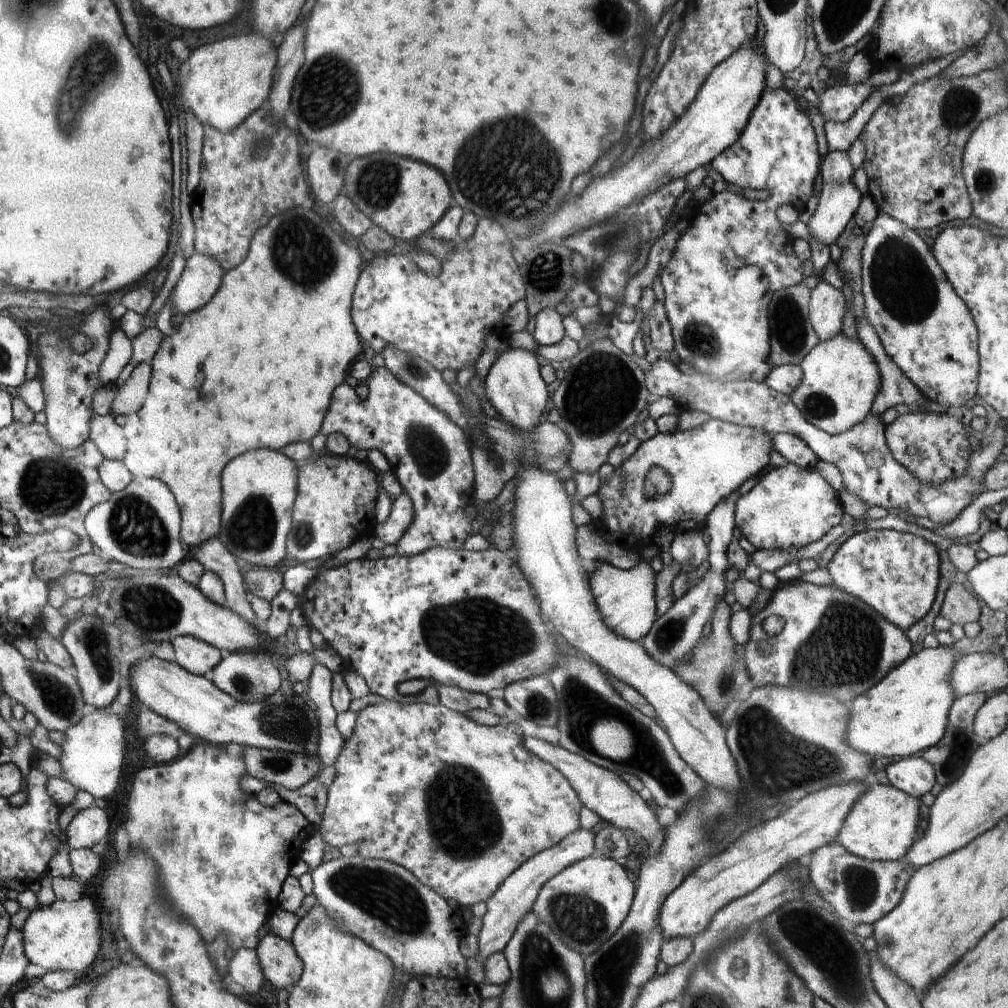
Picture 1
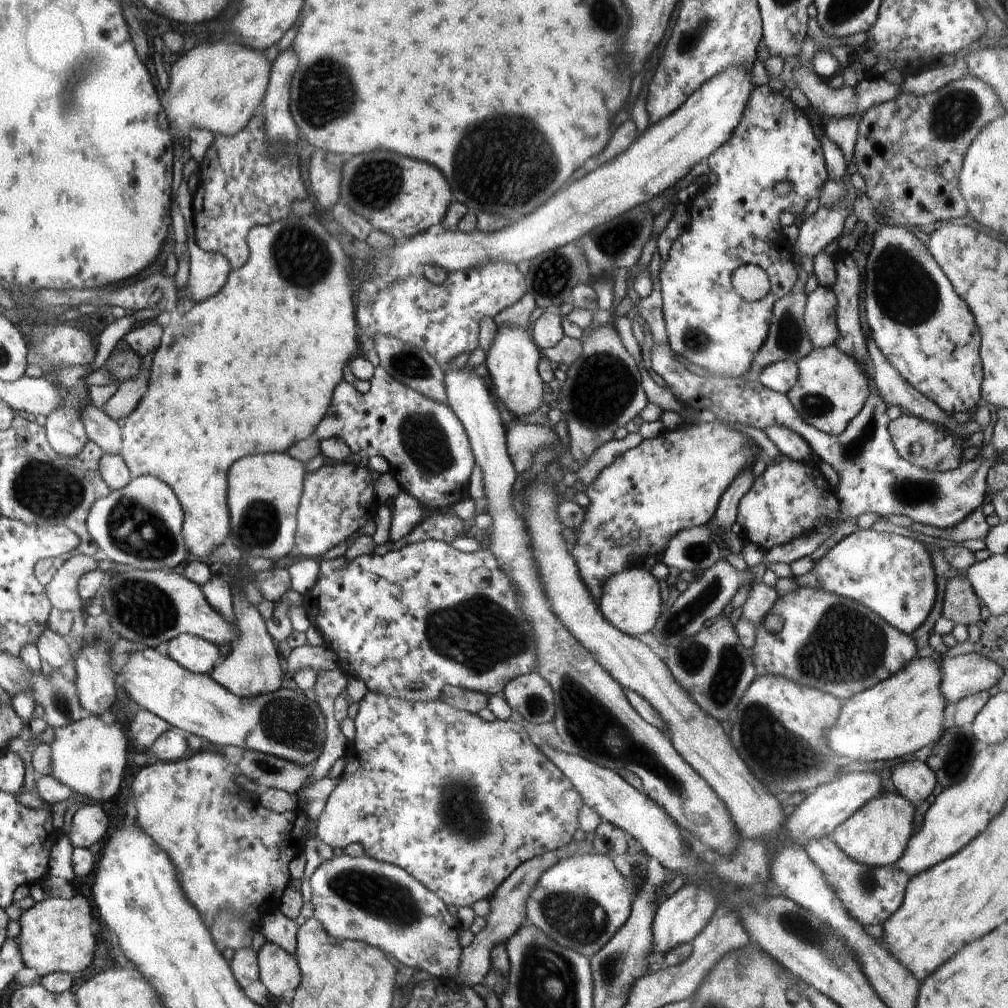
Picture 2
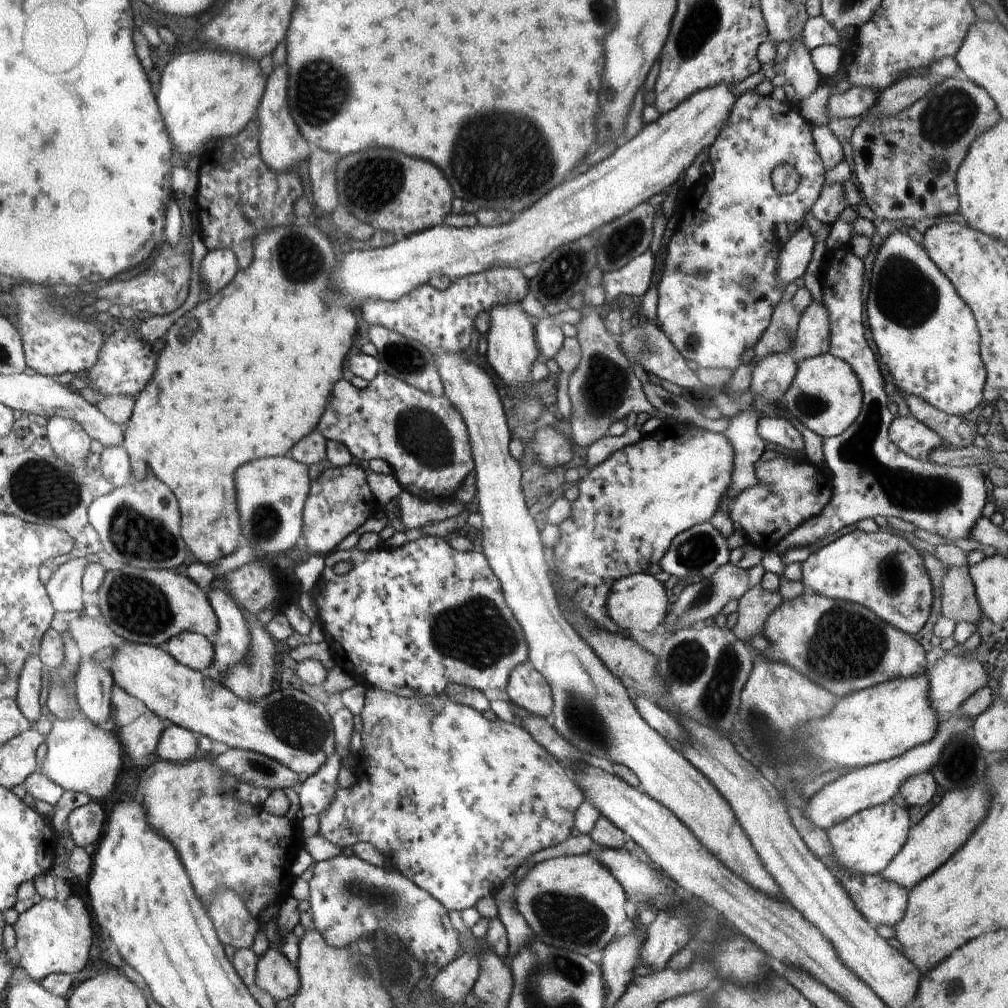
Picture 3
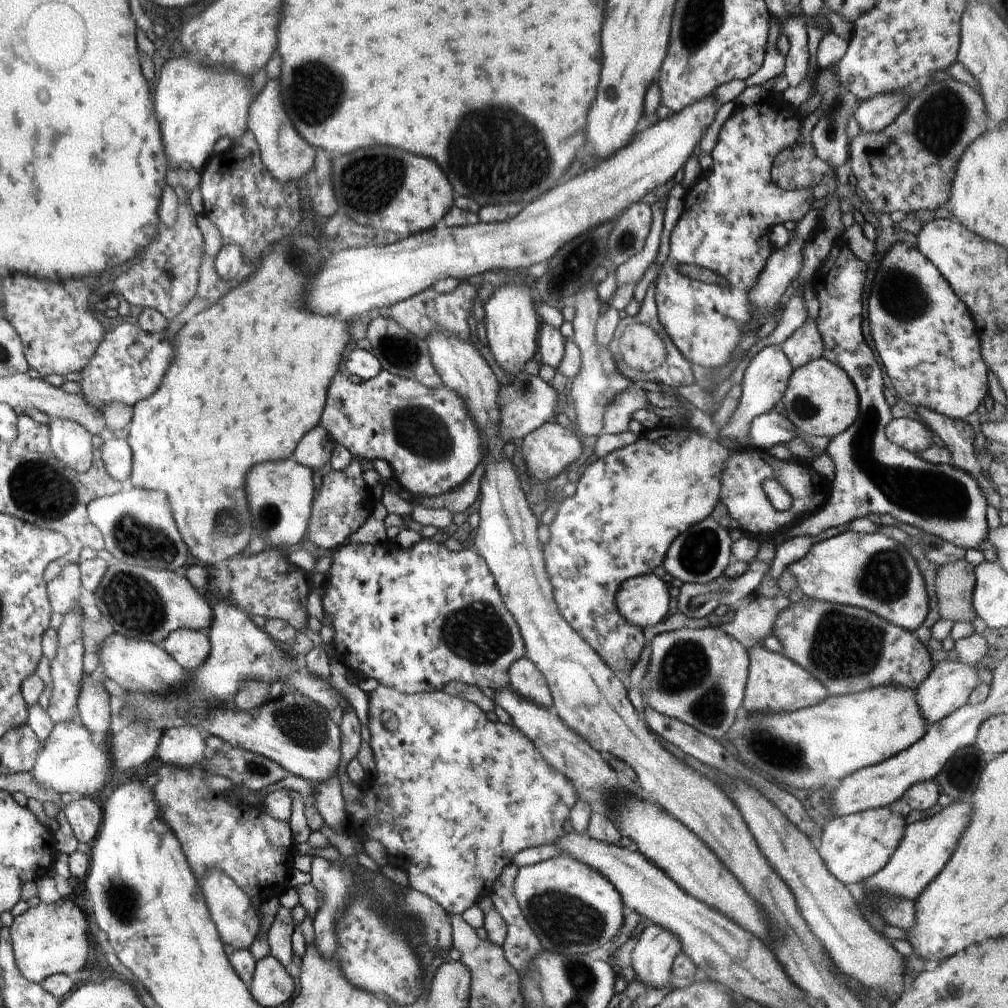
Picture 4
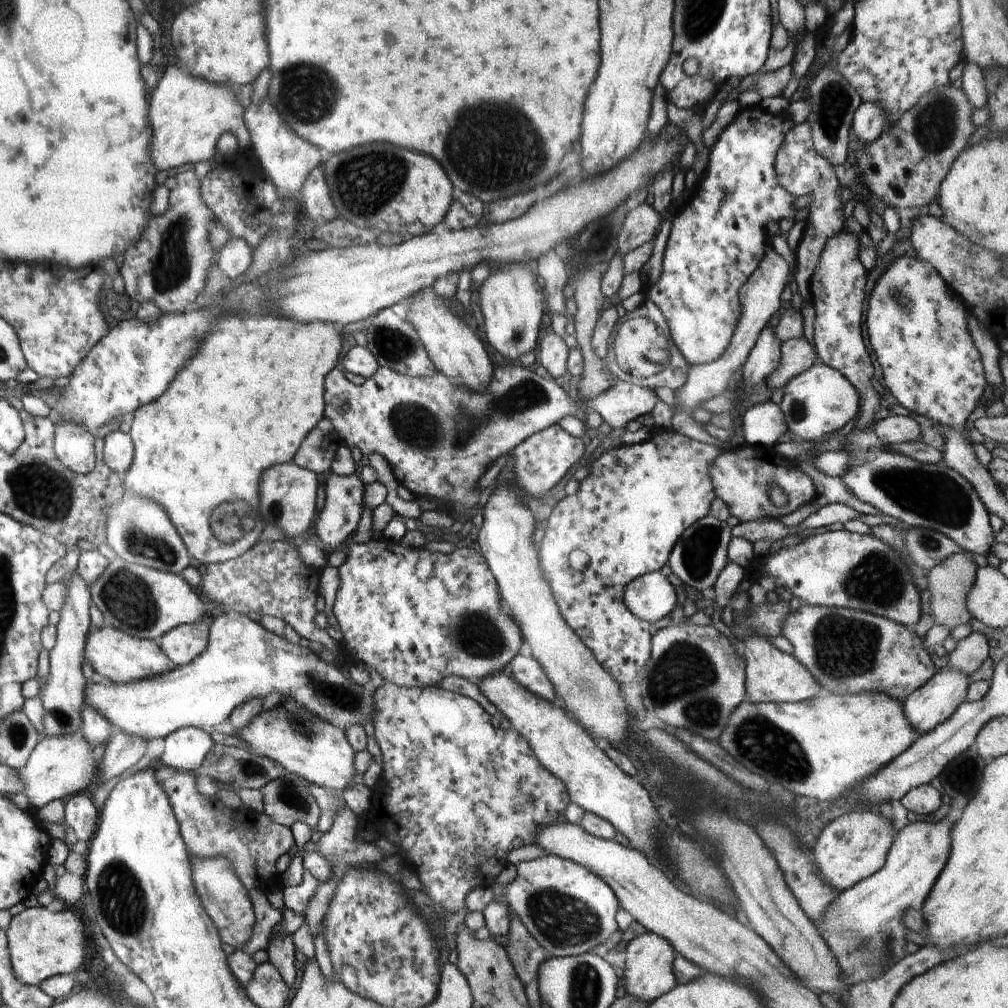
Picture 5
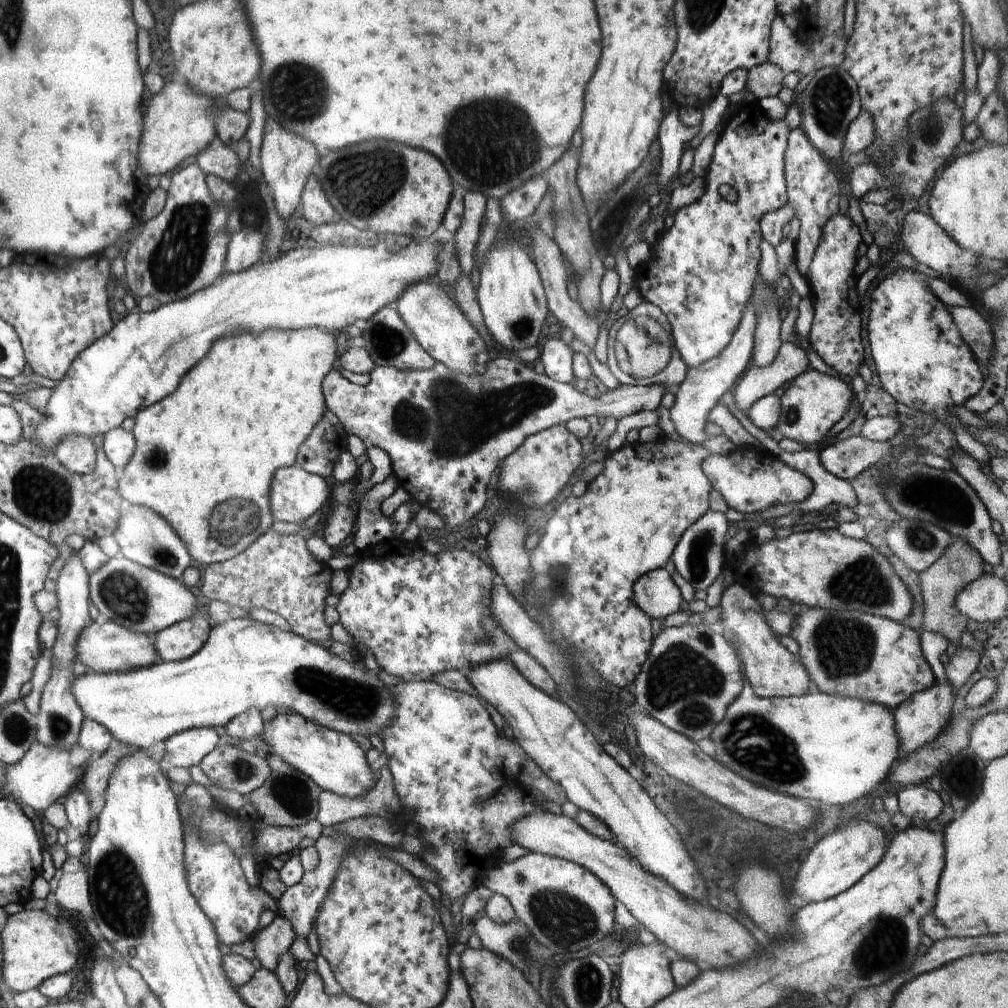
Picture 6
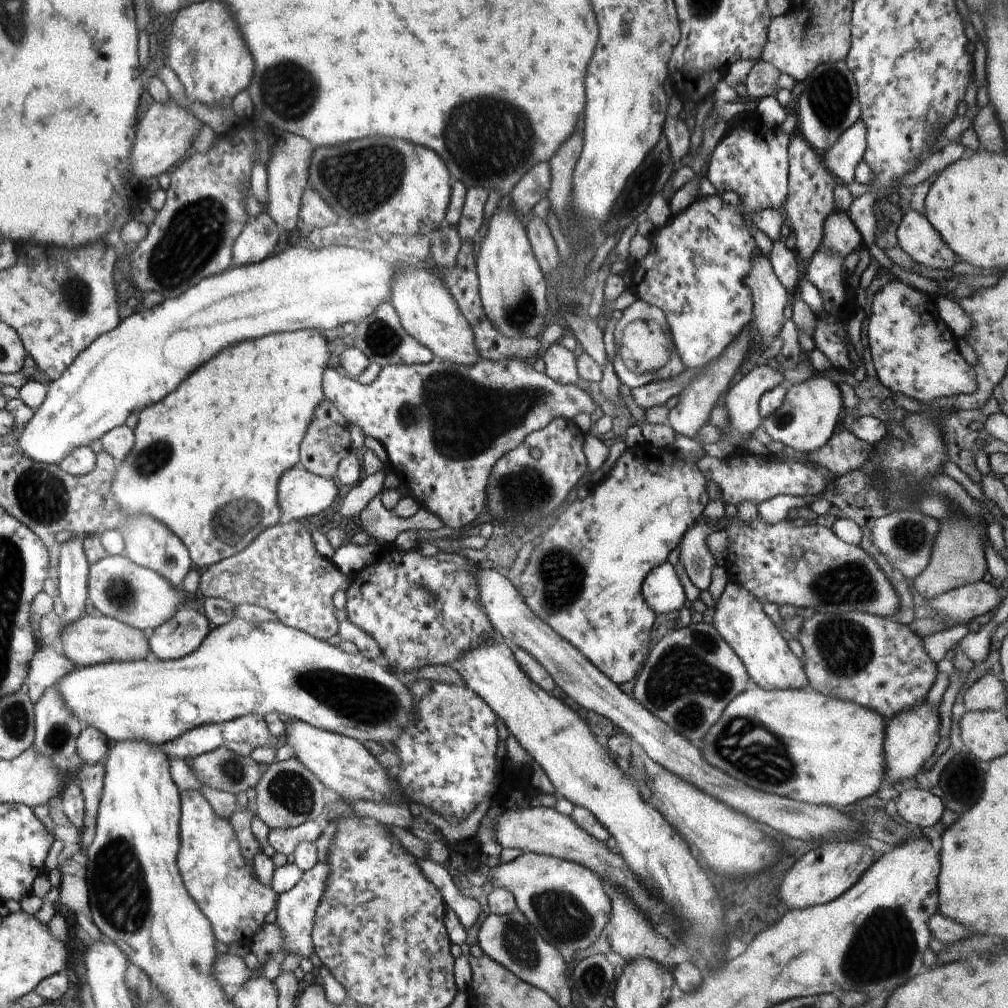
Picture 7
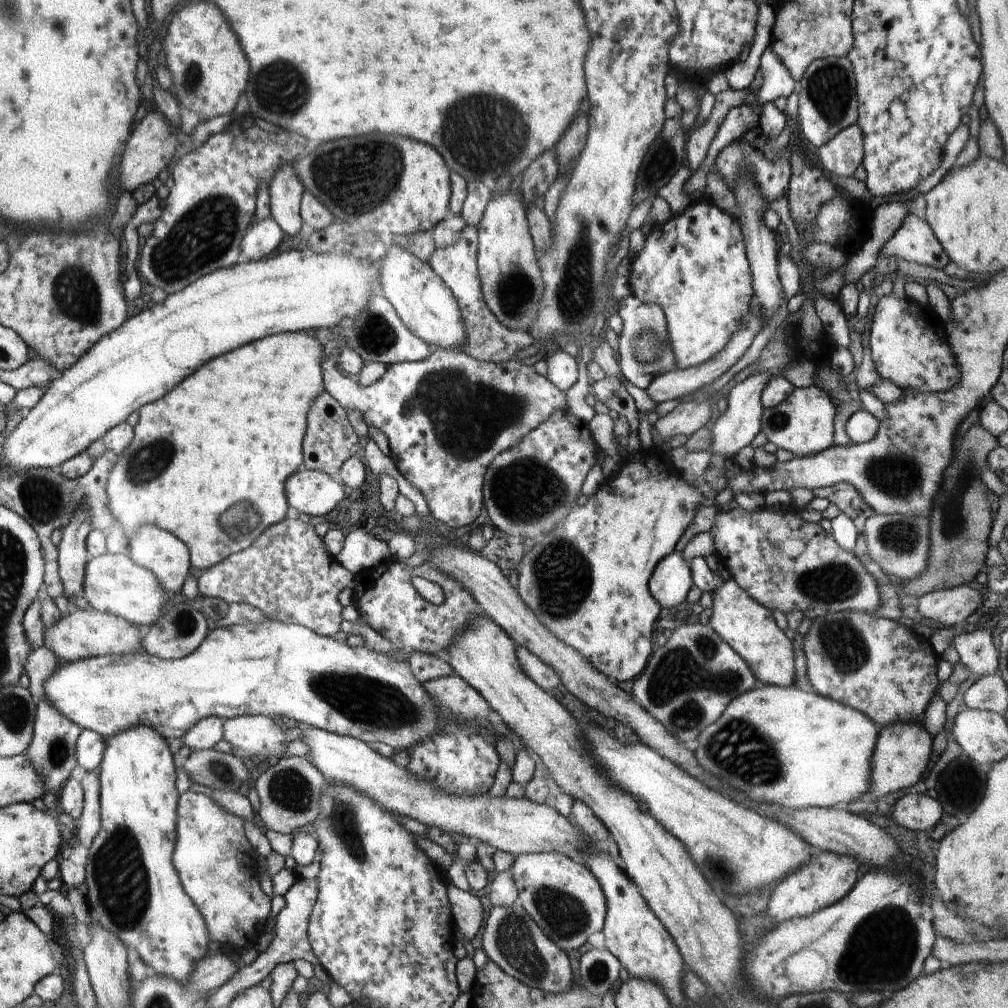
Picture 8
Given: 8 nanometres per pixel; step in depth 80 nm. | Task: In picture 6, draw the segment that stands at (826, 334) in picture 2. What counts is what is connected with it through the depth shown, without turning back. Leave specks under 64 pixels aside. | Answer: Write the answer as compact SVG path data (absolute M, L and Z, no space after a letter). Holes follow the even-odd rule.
M792 342L782 343L774 362L770 366L762 367L761 369L748 368L742 375L742 378L738 380L738 386L736 386L736 391L733 394L738 408L748 416L748 409L758 399L772 393L779 394L787 384L793 381L799 374L806 371L808 366L807 352L802 346L798 346Z

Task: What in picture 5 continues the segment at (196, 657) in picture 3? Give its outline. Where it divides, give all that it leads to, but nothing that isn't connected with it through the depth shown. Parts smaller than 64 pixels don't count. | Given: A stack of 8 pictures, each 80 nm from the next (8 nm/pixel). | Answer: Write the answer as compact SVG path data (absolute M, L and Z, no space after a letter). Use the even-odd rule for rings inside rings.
M204 619L193 624L176 626L176 629L160 638L160 648L175 666L188 665L206 650L209 628L209 620Z

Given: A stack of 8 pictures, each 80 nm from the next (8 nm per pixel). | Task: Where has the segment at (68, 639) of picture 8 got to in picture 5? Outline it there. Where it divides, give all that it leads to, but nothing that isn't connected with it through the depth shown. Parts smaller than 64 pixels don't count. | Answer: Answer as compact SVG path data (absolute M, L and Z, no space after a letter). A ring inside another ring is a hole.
M103 625L88 634L86 657L94 671L112 682L138 682L144 678L154 678L176 668L167 658L162 648L154 641L131 636L111 625Z

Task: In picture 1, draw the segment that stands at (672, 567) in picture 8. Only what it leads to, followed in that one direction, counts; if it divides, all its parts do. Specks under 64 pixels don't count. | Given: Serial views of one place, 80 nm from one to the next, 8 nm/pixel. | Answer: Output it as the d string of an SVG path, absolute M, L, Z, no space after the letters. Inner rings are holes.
M641 560L633 569L600 563L589 570L589 587L603 623L618 636L632 642L644 638L656 620L655 576L656 573Z

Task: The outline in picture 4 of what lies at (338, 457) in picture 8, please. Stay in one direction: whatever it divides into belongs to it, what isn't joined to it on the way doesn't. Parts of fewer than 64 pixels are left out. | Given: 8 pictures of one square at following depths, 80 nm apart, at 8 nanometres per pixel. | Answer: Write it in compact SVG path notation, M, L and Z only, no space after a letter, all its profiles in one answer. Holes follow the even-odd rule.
M315 426L299 440L290 458L313 471L324 472L328 469L334 443L333 436L325 428Z

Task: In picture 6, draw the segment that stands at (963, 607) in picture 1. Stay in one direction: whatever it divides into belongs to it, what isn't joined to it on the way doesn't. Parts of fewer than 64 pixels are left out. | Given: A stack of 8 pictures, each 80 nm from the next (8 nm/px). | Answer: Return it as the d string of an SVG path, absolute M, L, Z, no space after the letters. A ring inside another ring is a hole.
M954 537L953 543L930 568L919 573L925 609L923 632L934 631L945 636L960 648L959 638L967 628L967 618L954 606L957 594L984 573L984 560L966 541Z

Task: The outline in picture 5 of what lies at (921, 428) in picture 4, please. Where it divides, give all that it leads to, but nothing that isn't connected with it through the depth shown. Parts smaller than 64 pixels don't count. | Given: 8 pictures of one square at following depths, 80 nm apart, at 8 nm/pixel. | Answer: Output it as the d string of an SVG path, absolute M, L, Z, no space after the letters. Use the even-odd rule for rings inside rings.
M901 415L889 416L876 422L872 428L876 436L887 444L900 444L900 442L916 442L922 438L920 426L912 417Z

